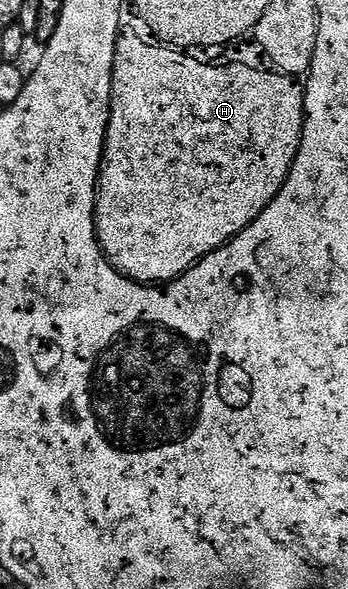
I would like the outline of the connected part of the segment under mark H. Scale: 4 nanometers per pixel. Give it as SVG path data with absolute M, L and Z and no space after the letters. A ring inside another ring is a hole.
M122 30L115 45L109 128L97 184L97 239L109 264L128 279L164 285L189 271L197 255L205 255L233 231L242 232L249 219L258 219L275 201L301 147L307 91L294 76L273 69L193 75L193 59L181 59L142 35Z

